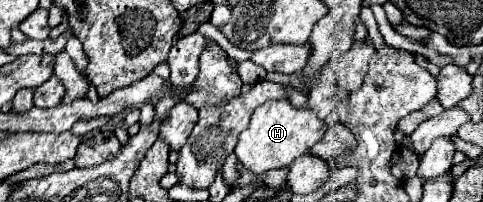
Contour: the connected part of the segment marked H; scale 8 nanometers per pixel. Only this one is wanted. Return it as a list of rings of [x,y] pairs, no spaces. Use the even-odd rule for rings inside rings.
[[[268,100],[254,110],[250,126],[238,136],[238,146],[234,152],[246,170],[262,176],[268,170],[288,168],[296,158],[308,154],[324,132],[326,122],[322,122],[310,108],[298,110],[288,100]]]

